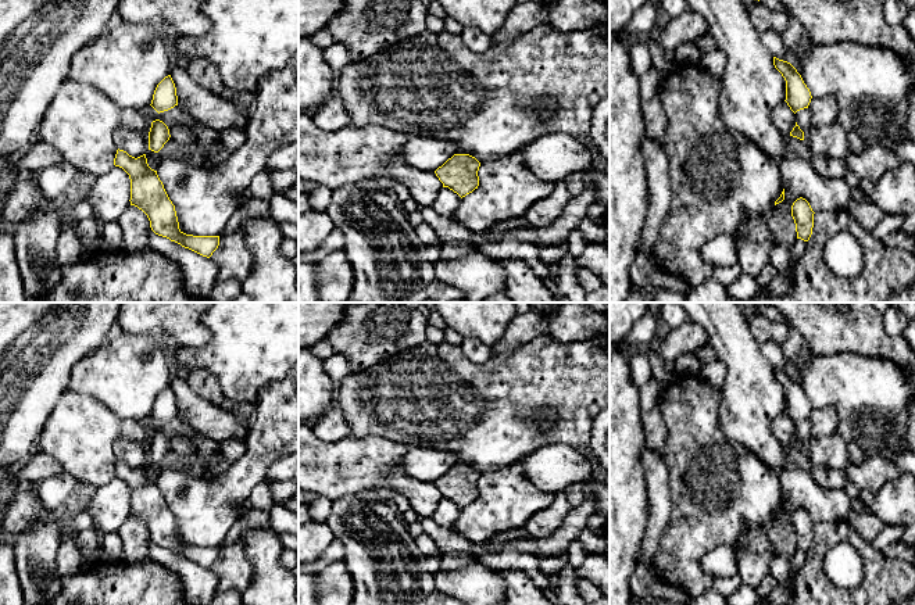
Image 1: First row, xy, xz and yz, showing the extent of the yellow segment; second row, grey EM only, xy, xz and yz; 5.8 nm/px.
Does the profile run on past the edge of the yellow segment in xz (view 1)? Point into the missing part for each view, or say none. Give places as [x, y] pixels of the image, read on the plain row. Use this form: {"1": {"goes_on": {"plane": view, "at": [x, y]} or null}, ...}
{"1": {"goes_on": null}}

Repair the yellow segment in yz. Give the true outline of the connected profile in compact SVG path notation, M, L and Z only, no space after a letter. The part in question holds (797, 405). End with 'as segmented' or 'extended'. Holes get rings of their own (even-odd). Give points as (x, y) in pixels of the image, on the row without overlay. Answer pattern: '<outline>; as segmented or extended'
M773 368L773 376L786 391L784 412L790 420L796 425L800 420L808 419L812 407L797 380L790 373L776 368Z; as segmented

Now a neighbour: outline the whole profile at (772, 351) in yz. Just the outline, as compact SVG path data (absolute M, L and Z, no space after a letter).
M765 341L759 346L759 348L764 357L772 365L772 368L776 368L791 375L790 365L783 355L782 344L776 341Z

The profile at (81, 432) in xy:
M67 389L49 415L37 444L78 482L101 487L114 479L115 441L149 447L150 438L144 422L119 419L93 397Z

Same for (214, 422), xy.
M172 377L171 389L176 398L178 416L194 433L218 443L246 441L250 434L247 419L239 419L232 411L211 404L182 377Z

